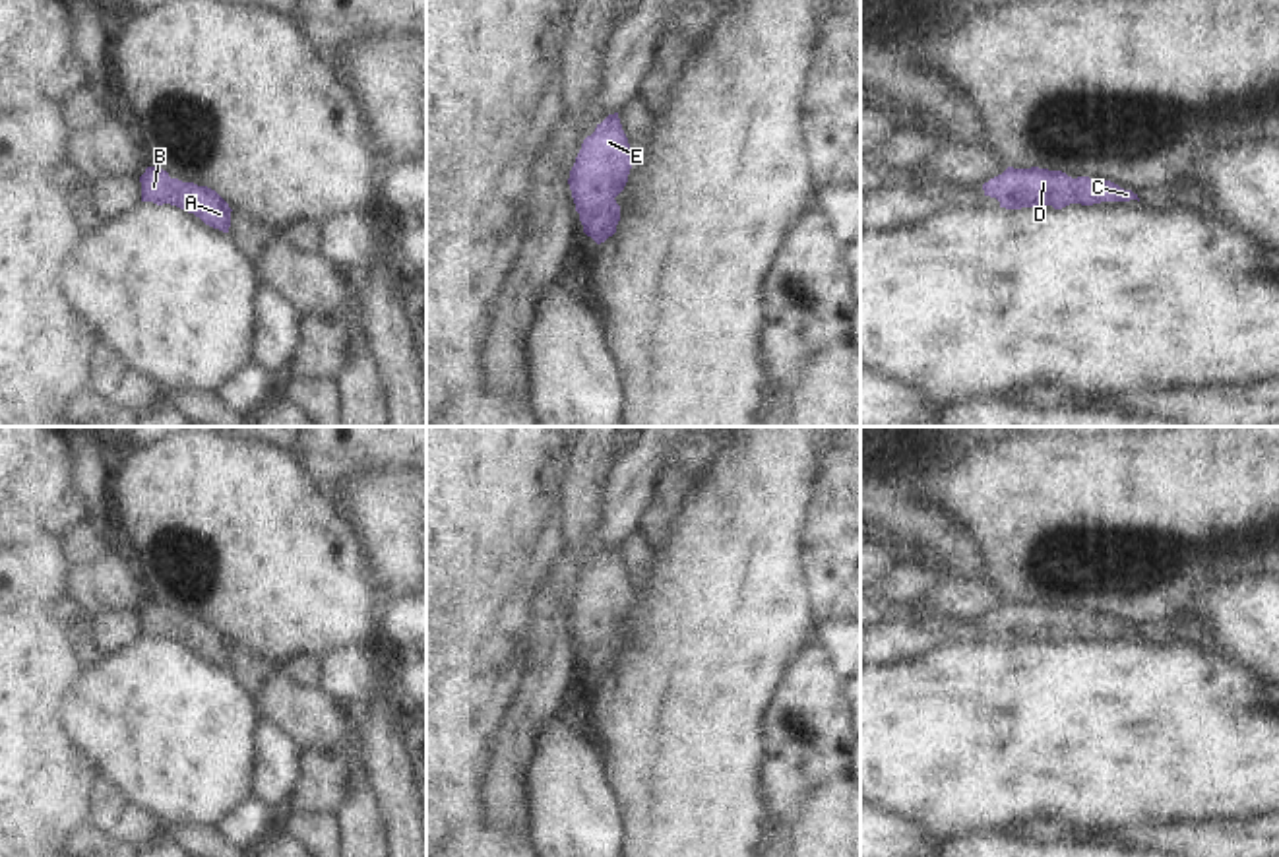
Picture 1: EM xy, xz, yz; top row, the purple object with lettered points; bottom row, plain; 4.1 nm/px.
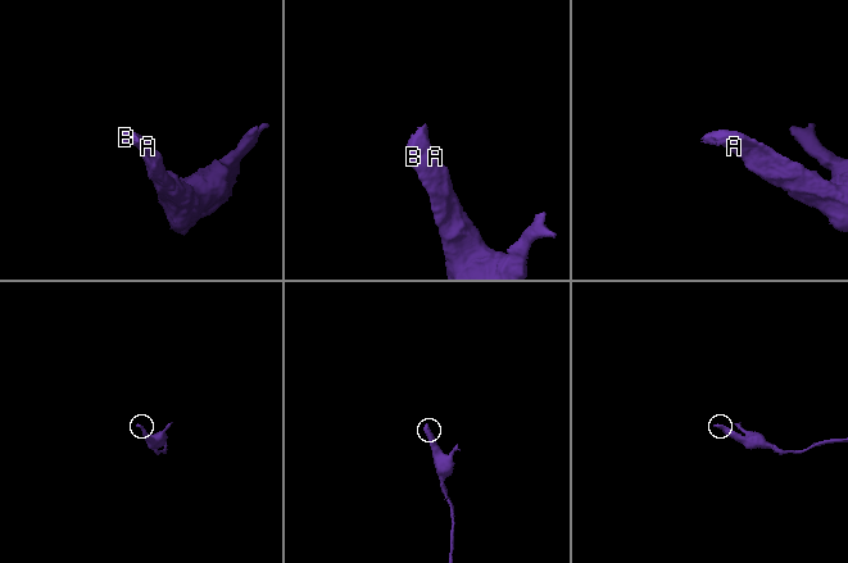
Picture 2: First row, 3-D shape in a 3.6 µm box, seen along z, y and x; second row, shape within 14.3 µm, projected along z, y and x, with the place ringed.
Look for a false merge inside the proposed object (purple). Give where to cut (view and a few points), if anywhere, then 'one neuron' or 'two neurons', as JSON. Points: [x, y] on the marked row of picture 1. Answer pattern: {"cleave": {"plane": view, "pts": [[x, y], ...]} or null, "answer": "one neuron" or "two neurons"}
{"cleave": null, "answer": "one neuron"}

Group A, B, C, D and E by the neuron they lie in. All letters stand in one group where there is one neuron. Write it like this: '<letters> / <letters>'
A B C D E

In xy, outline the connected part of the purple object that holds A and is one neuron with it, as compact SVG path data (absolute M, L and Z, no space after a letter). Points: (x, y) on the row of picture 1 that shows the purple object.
M147 167L140 176L141 202L171 204L200 217L205 225L229 233L231 207L211 188L171 178L167 171Z

